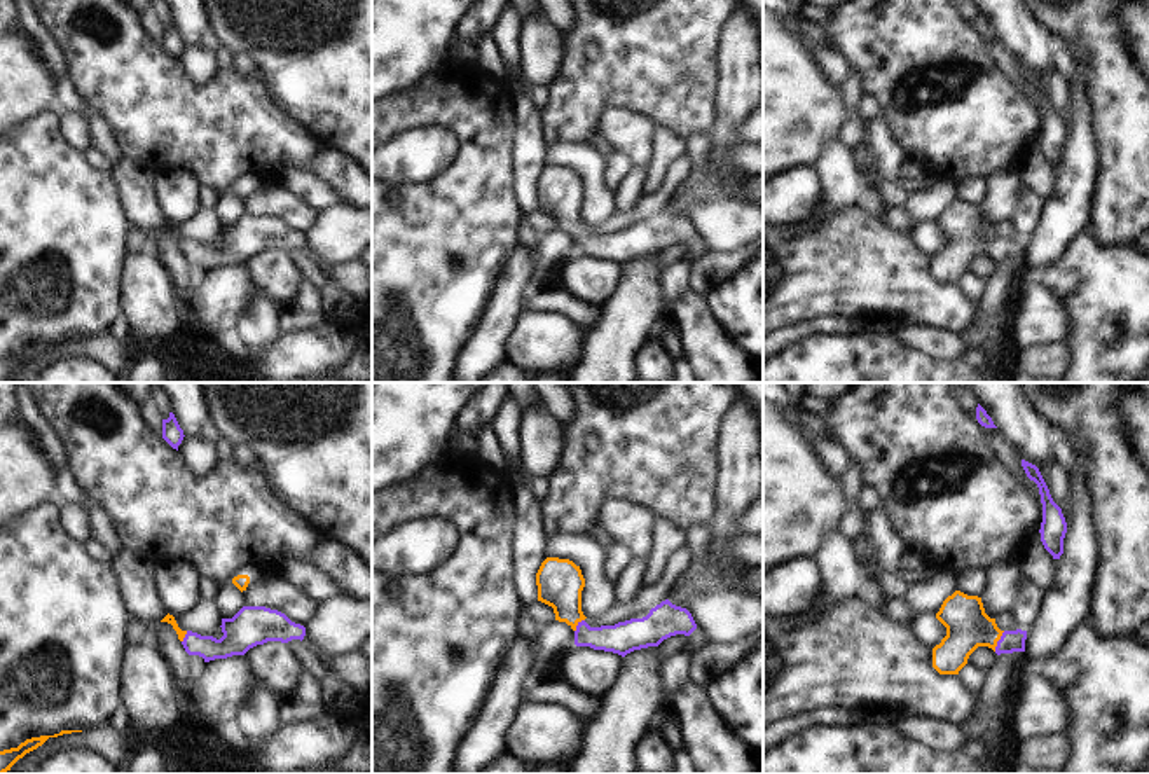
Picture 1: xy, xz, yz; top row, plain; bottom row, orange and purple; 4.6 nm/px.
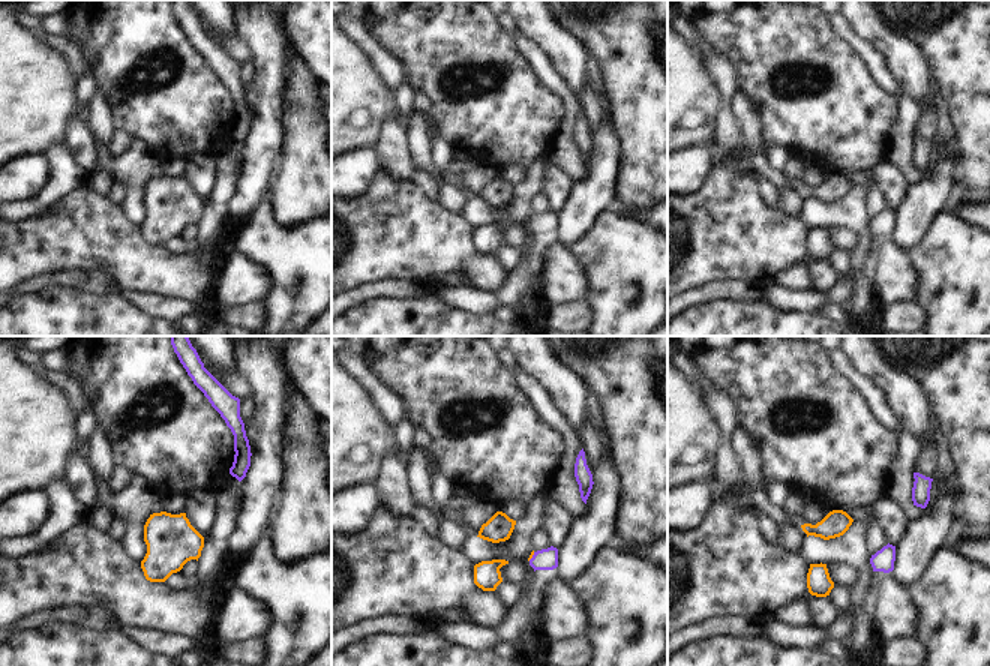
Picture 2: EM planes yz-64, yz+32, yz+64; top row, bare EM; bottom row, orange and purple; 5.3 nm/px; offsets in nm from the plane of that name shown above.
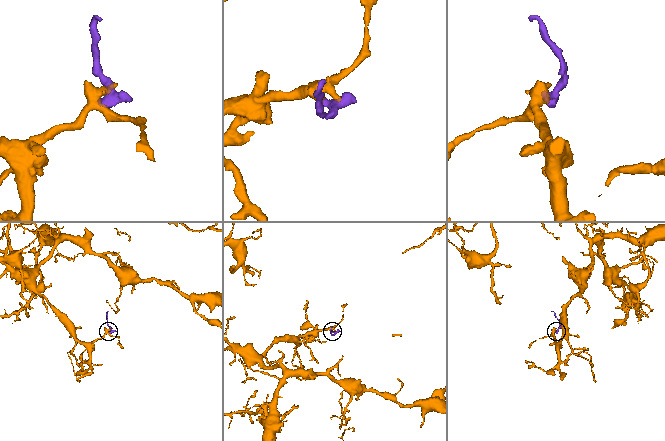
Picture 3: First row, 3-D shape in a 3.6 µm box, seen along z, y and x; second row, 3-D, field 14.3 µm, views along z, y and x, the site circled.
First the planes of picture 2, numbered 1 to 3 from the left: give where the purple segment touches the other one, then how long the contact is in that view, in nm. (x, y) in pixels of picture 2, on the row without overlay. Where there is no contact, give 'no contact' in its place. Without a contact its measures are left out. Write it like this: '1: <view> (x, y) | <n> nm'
1: no contact
2: yz+32 (531, 221) | 60 nm
3: no contact

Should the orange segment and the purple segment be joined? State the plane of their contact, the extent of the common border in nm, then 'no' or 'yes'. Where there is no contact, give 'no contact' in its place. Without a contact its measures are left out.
yz | 110 nm | yes

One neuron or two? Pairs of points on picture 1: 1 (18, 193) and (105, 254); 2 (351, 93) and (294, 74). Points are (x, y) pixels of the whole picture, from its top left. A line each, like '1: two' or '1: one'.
1: one
2: one

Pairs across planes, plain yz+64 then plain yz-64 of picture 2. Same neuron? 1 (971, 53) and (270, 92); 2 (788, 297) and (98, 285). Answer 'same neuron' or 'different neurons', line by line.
1: different neurons
2: different neurons

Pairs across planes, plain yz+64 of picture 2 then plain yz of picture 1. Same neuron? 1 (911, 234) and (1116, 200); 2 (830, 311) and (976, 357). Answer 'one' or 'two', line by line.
1: two
2: one

